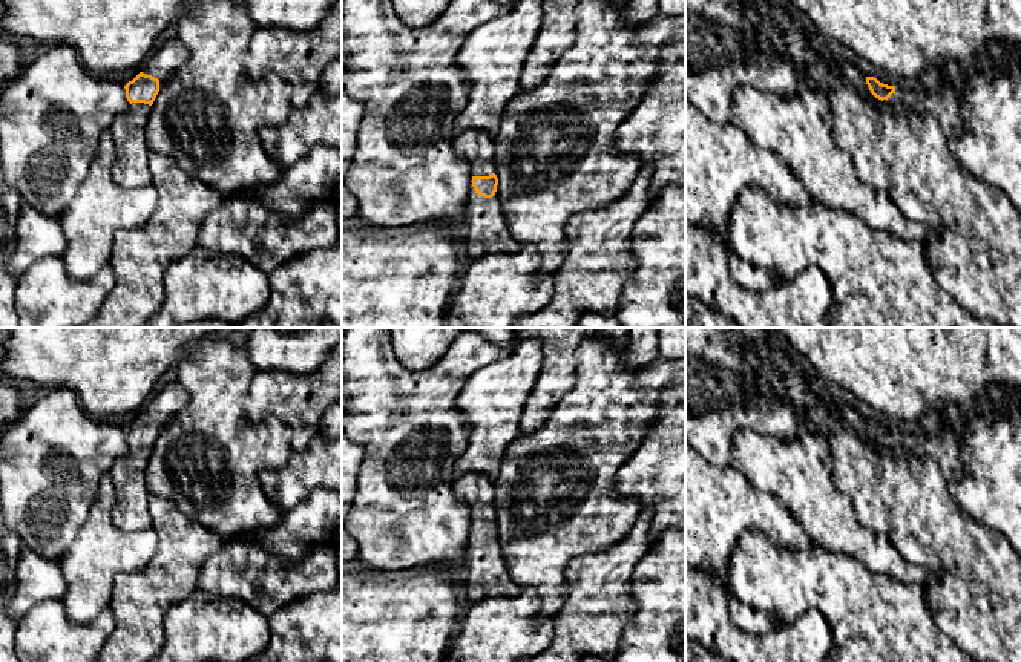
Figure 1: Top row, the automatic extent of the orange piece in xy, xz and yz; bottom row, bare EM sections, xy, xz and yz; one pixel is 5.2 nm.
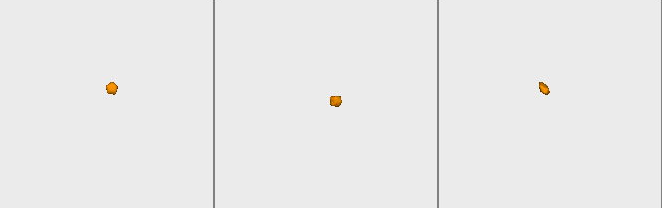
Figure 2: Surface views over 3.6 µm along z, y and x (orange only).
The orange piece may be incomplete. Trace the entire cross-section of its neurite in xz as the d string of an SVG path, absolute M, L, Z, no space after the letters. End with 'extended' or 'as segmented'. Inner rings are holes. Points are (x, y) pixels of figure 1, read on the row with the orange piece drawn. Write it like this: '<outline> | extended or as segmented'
M466 129L454 138L457 155L468 162L475 193L492 198L498 178L486 162L494 161L494 139L483 129Z | extended

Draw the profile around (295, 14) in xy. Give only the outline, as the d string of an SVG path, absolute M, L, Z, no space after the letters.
M245 0L251 20L259 28L311 31L337 0Z

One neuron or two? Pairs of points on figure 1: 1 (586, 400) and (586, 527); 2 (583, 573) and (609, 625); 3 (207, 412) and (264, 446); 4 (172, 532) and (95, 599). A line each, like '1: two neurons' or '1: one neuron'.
1: one neuron
2: one neuron
3: one neuron
4: two neurons

